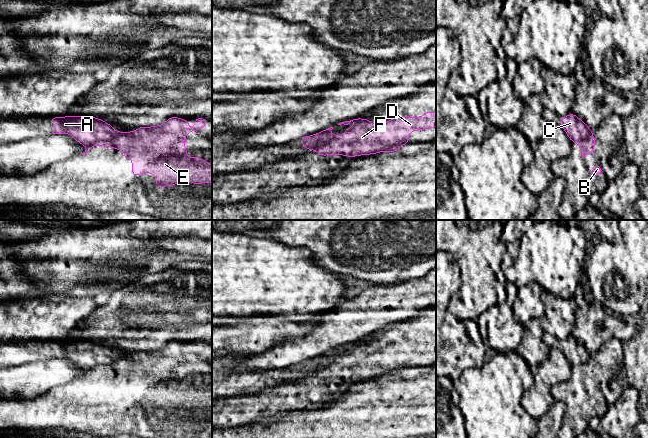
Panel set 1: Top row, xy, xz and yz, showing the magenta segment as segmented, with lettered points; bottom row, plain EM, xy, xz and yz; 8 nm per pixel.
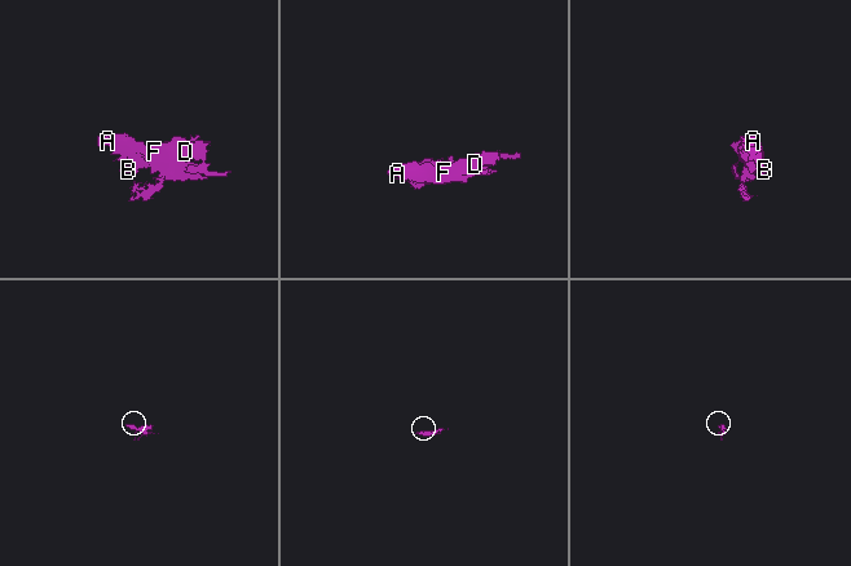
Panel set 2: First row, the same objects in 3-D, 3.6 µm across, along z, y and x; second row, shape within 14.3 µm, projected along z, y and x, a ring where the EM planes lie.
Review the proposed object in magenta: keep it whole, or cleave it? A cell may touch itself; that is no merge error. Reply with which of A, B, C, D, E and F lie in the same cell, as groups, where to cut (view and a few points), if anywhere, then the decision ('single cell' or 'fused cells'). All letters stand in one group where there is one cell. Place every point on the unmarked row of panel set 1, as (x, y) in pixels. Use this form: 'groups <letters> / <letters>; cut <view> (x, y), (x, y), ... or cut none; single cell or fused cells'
groups A C / B D E F; cut xy (120, 357), (106, 364), (97, 364), (86, 371); fused cells

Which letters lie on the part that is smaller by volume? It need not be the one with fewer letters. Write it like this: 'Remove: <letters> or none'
Remove: A, C

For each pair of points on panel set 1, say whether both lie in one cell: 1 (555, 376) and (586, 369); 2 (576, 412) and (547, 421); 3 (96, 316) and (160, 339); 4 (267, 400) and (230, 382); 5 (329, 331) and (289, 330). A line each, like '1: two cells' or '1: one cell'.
1: two cells
2: two cells
3: one cell
4: two cells
5: two cells

